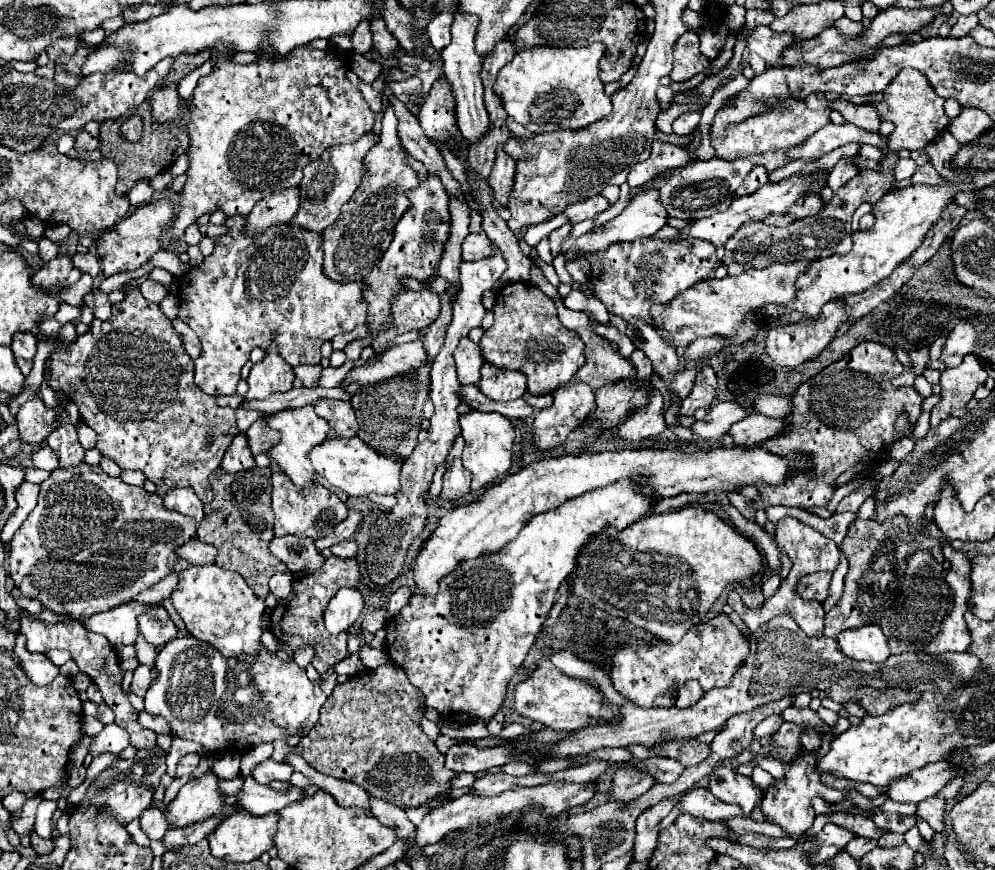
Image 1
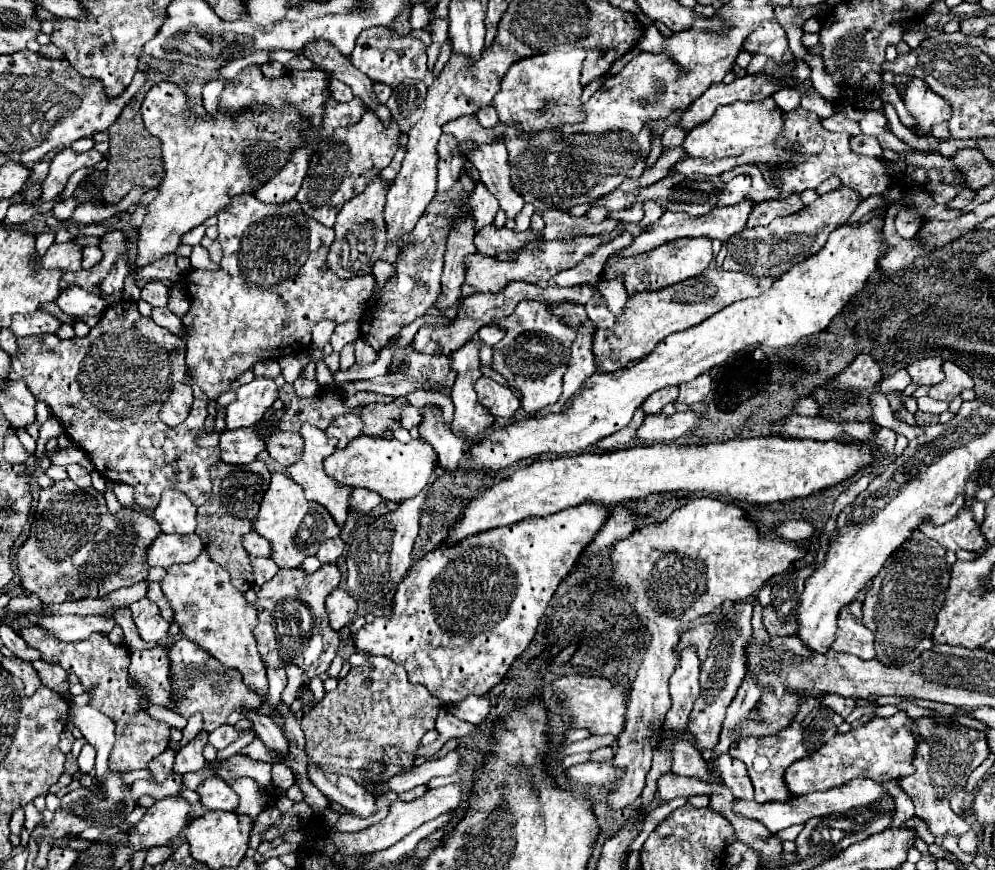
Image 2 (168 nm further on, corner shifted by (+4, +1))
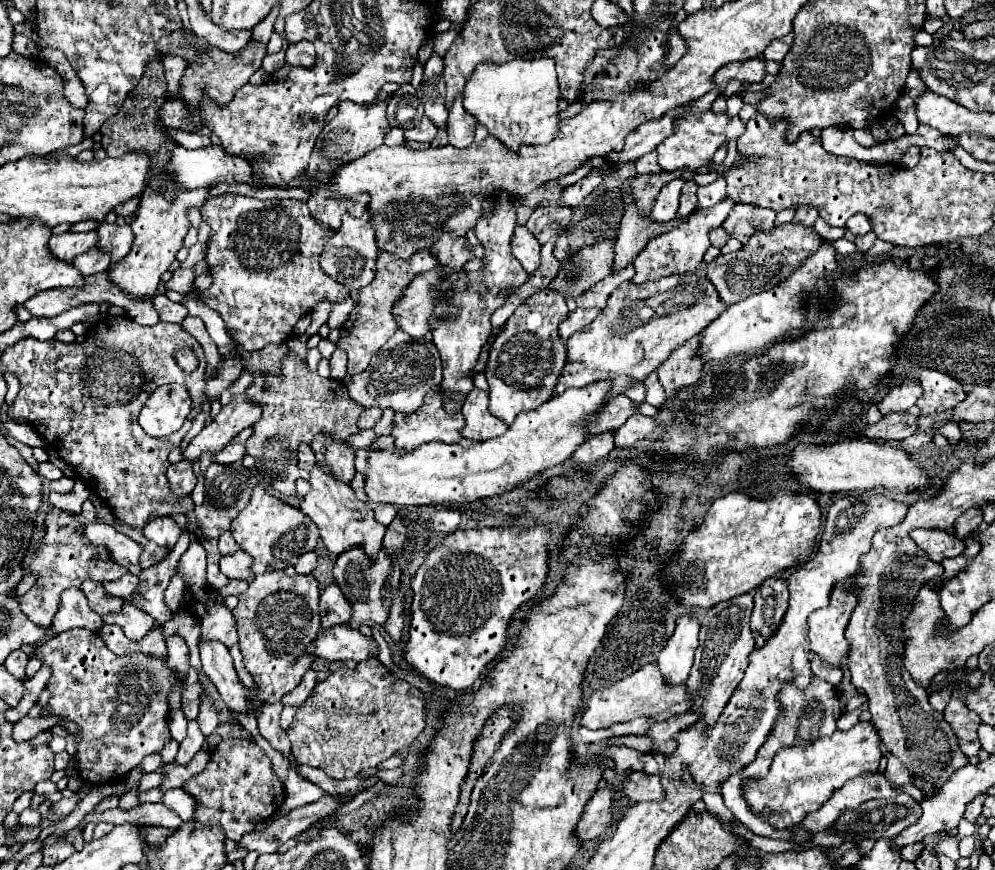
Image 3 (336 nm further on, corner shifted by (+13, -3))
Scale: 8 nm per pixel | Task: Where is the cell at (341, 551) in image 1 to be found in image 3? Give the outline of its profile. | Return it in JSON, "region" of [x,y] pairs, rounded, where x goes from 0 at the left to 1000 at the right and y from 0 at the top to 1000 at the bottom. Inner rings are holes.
{"region":[[[311,634],[311,637],[301,639],[301,644],[296,648],[296,657],[298,660],[313,660],[313,655],[317,651],[319,651],[319,637],[317,634]]]}

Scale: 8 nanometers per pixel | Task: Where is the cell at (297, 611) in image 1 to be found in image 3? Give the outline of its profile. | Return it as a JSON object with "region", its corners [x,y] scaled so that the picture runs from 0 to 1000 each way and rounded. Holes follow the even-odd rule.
{"region":[[[274,655],[258,660],[250,676],[240,683],[240,694],[236,697],[236,715],[240,729],[240,743],[248,772],[258,786],[248,802],[248,821],[258,821],[256,809],[278,809],[292,795],[313,768],[315,756],[307,754],[307,745],[317,736],[323,713],[321,713],[321,674],[313,660],[288,662],[286,657]]]}

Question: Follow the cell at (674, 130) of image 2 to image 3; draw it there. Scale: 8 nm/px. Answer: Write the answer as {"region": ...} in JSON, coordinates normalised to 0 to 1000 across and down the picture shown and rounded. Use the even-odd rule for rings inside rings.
{"region":[[[654,175],[654,177],[648,177],[644,184],[640,184],[638,186],[638,198],[640,200],[662,200],[664,191],[660,189],[660,177]]]}

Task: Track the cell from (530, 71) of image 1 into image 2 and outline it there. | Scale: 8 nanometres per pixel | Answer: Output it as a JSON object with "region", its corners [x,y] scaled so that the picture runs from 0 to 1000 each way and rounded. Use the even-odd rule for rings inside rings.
{"region":[[[573,49],[555,53],[555,62],[539,62],[517,71],[503,94],[503,103],[496,110],[496,124],[501,126],[503,140],[517,143],[523,149],[555,149],[557,145],[577,143],[587,138],[585,129],[585,74],[589,69],[589,57]]]}

